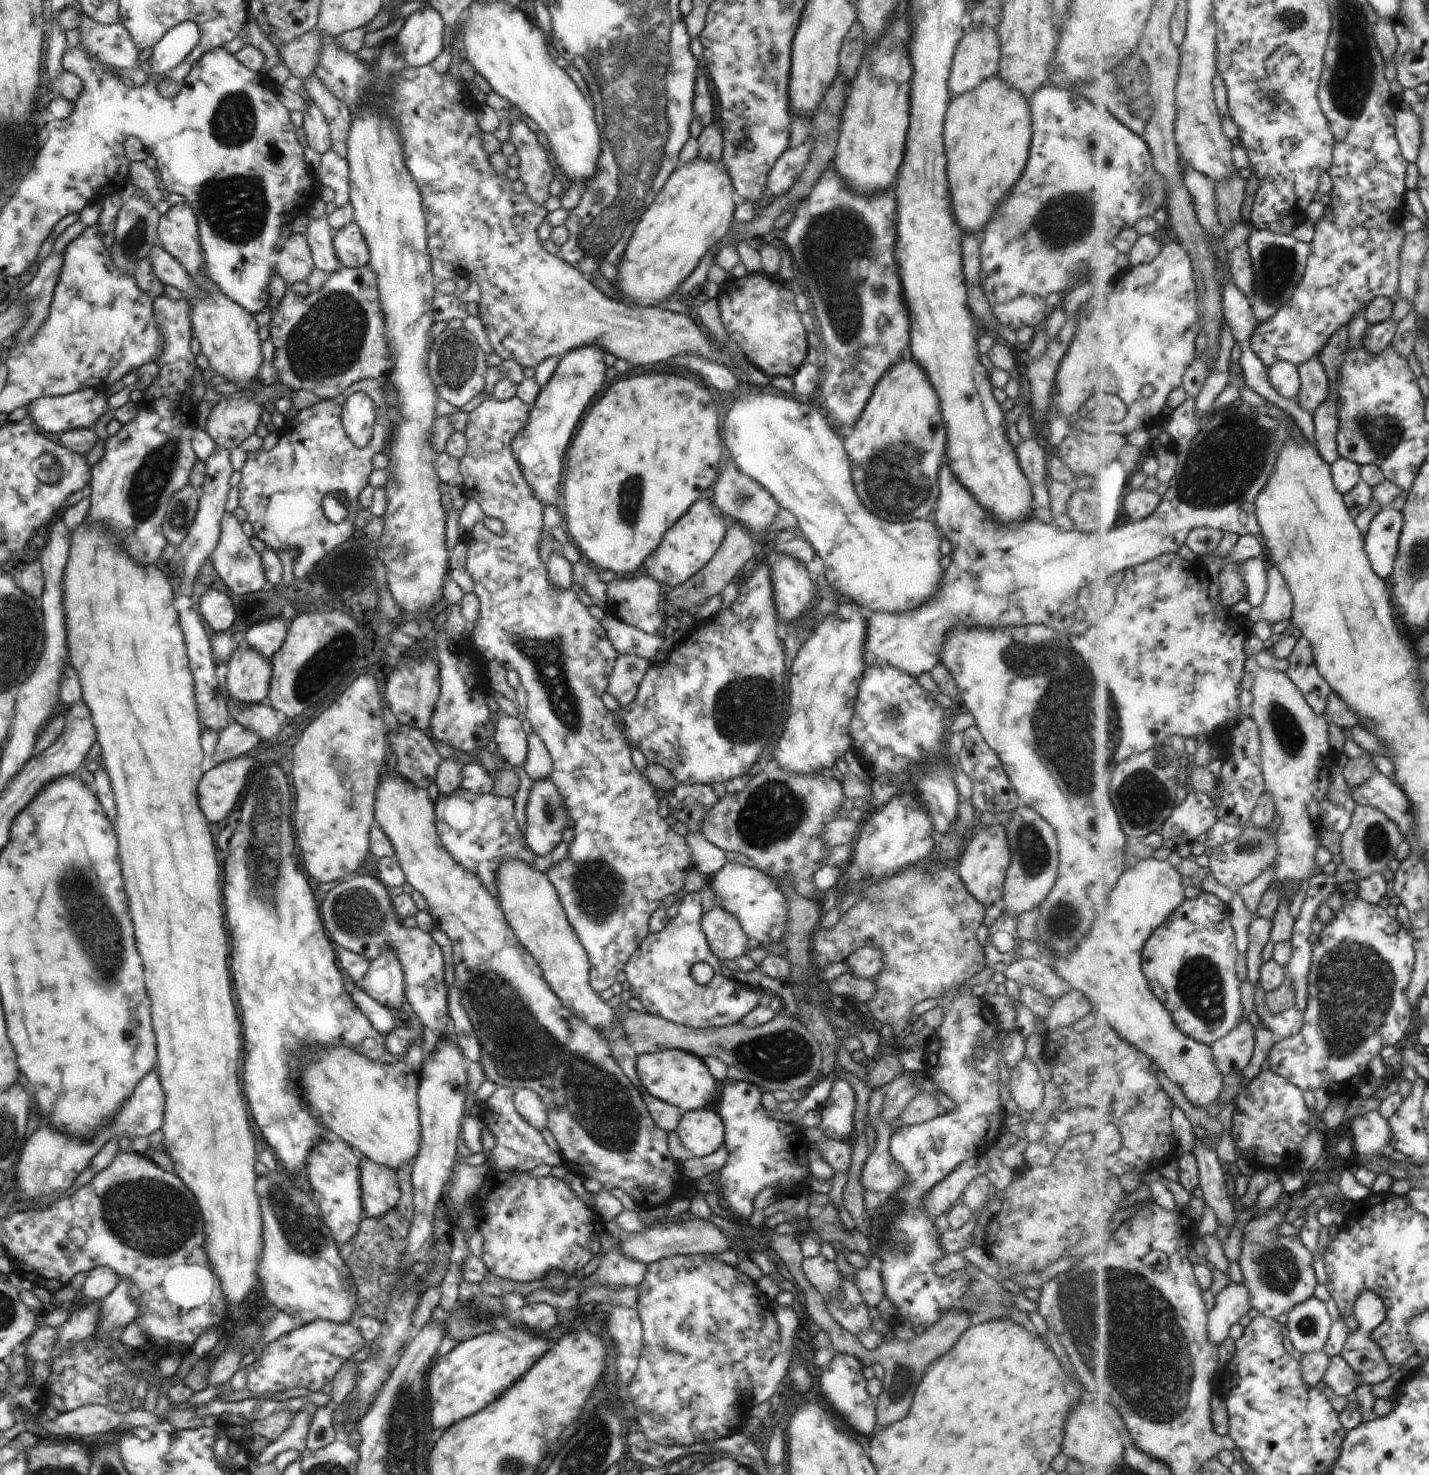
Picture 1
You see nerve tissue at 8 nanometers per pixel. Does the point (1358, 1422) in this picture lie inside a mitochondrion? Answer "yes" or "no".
no

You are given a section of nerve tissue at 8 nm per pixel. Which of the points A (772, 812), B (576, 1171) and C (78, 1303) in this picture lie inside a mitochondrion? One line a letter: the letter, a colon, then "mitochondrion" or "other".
A: mitochondrion
B: other
C: other

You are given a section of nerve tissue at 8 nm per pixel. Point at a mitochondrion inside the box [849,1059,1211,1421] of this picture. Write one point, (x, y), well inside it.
(900, 1251)

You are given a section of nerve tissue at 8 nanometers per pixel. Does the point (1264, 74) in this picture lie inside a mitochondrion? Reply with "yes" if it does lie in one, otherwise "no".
no

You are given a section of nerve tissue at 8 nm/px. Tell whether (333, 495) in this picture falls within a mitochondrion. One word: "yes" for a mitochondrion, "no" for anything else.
yes

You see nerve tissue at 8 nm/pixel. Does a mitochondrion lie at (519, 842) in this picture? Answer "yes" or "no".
no

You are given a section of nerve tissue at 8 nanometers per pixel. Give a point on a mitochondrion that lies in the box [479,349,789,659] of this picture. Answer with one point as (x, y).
(631, 491)

